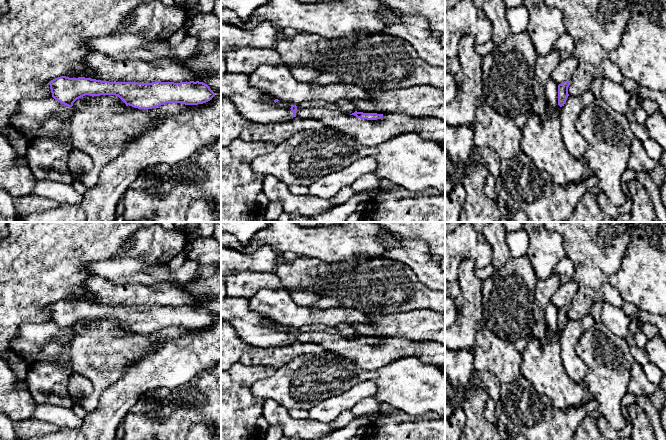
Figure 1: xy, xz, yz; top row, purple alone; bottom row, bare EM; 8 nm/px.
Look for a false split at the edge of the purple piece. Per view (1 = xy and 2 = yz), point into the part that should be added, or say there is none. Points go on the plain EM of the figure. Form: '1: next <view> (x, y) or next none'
1: next none
2: next none

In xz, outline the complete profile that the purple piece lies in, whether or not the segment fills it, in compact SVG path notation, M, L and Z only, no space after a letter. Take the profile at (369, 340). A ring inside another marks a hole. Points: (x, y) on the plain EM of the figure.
M355 335L354 337L350 338L354 339L357 342L360 343L367 343L367 344L377 344L383 341L383 338L377 338L377 337L363 337L363 336L357 336Z

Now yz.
M564 305L563 307L558 309L558 329L560 331L564 330L569 318L568 311L570 309L570 305Z

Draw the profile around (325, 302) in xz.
M322 297L313 305L313 307L317 307L320 309L339 307L339 306L342 306L339 299L334 297Z

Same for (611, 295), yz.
M606 283L602 286L602 291L604 294L604 301L612 304L613 306L622 308L625 301L615 287L613 287L610 283Z

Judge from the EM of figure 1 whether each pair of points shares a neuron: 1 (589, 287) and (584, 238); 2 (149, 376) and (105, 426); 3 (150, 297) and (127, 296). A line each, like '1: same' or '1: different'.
1: same
2: same
3: same

